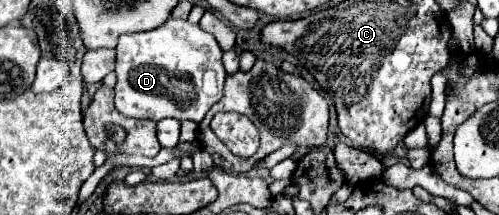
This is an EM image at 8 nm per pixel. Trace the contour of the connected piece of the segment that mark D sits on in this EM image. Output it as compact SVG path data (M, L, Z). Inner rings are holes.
M168 18L164 26L158 26L148 32L122 34L116 46L116 108L130 118L148 118L148 120L192 120L200 124L206 112L220 100L220 92L224 88L224 66L222 66L222 50L216 44L214 36L204 32L198 24L190 24L188 20Z

